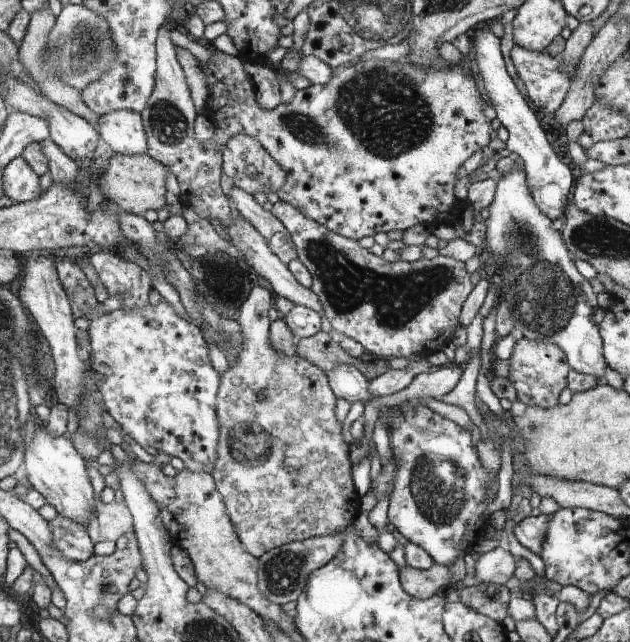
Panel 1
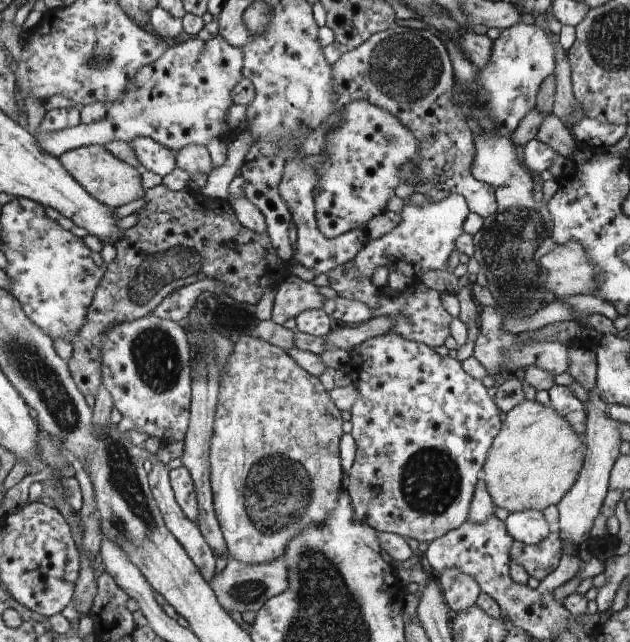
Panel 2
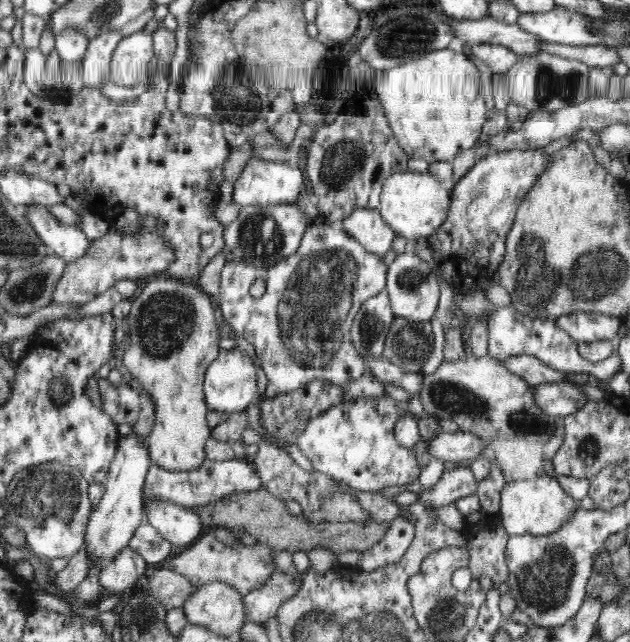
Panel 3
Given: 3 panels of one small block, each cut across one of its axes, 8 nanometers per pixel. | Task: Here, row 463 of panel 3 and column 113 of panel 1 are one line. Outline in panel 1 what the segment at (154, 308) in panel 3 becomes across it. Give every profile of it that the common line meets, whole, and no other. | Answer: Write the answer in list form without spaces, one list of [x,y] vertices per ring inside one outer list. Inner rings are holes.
[[[147,153],[142,155],[120,155],[114,154],[101,172],[97,184],[101,194],[106,201],[117,205],[121,211],[133,213],[134,215],[146,215],[150,211],[160,211],[165,205],[166,195],[166,180],[167,180],[168,165],[165,162],[156,161]]]

